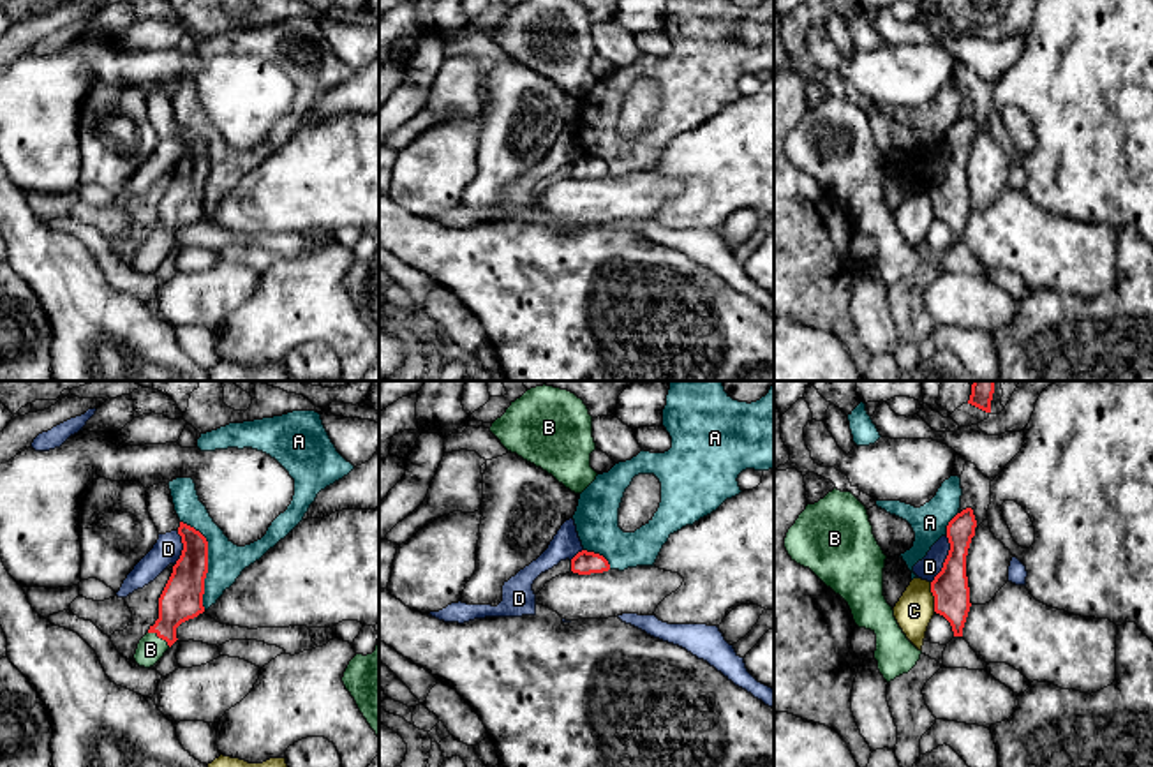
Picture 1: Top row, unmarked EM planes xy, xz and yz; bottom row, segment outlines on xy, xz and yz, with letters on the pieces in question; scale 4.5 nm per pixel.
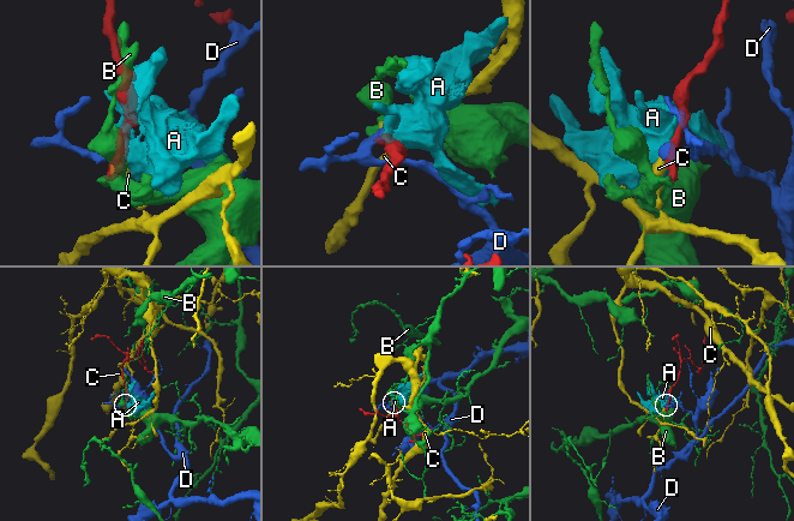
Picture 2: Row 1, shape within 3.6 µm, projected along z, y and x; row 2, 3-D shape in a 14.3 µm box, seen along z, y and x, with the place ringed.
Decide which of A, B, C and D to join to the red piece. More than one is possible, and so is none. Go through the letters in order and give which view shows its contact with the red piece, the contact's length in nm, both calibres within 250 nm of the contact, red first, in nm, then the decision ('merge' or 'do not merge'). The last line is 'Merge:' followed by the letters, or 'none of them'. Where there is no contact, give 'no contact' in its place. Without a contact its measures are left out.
A: meets red in xy; contact 420 nm long; 190 nm thick on the red side, 170 nm on the other; do not merge
B: meets red in xy; contact 120 nm long; 190 nm thick on the red side, 120 nm on the other; merge
C: meets red in yz; contact 140 nm long; 170 nm thick on the red side, 170 nm on the other; do not merge
D: meets red in yz; contact 240 nm long; 170 nm thick on the red side, 100 nm on the other; do not merge
Merge: B

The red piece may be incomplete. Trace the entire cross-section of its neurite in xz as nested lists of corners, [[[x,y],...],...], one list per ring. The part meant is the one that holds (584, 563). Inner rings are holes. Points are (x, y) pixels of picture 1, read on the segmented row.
[[[582,550],[571,559],[571,571],[578,575],[603,573],[608,570],[608,561],[594,552]]]

